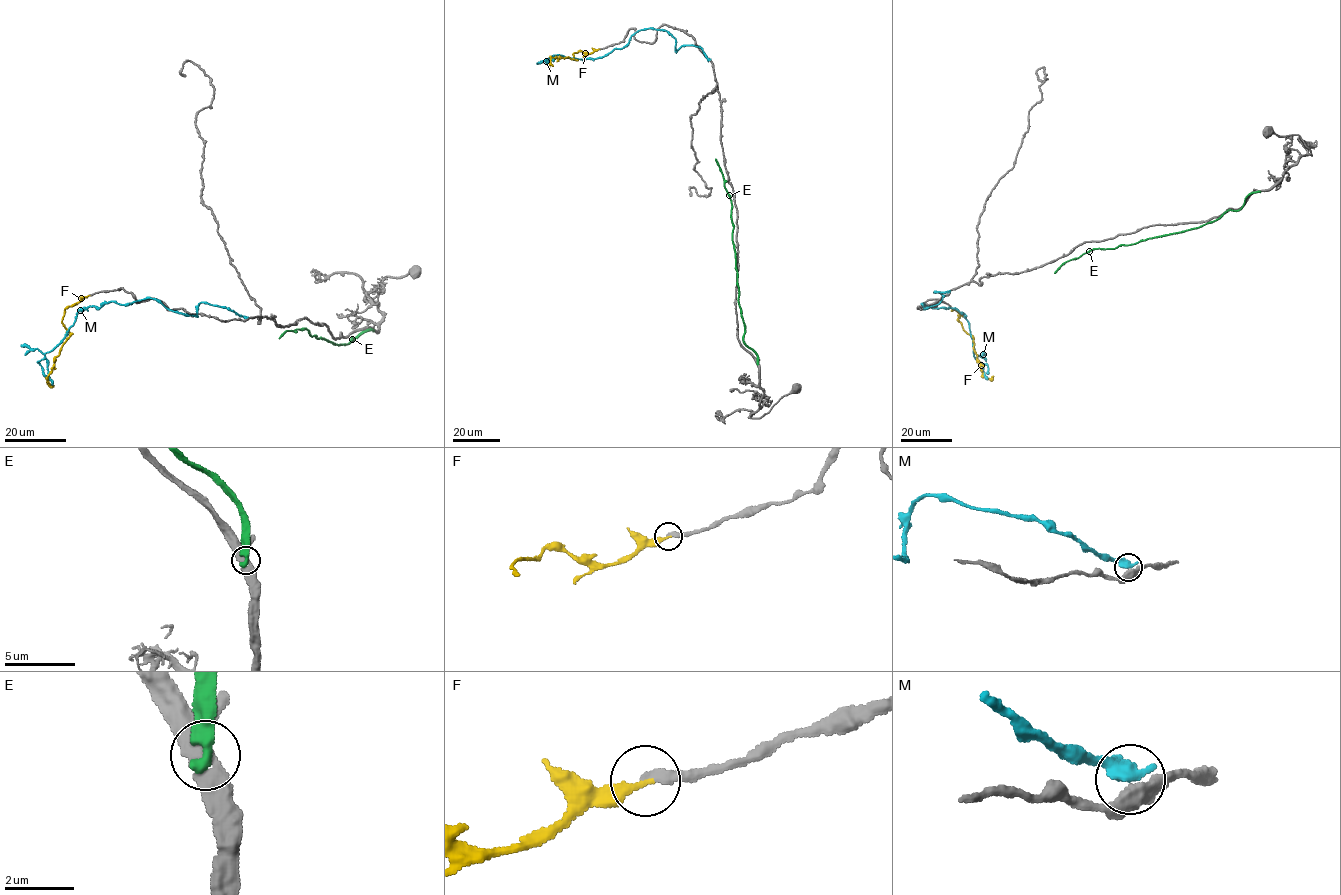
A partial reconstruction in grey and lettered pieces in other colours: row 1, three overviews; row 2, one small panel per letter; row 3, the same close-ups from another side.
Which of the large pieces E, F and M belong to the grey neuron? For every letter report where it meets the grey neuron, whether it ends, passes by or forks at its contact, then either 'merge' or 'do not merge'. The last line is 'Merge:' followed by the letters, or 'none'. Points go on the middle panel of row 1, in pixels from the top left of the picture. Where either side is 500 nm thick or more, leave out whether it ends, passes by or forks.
E: (758, 363) | it ends | do not merge
F: (598, 49) | it ends | merge
M: (709, 59) | do not merge
Merge: F

